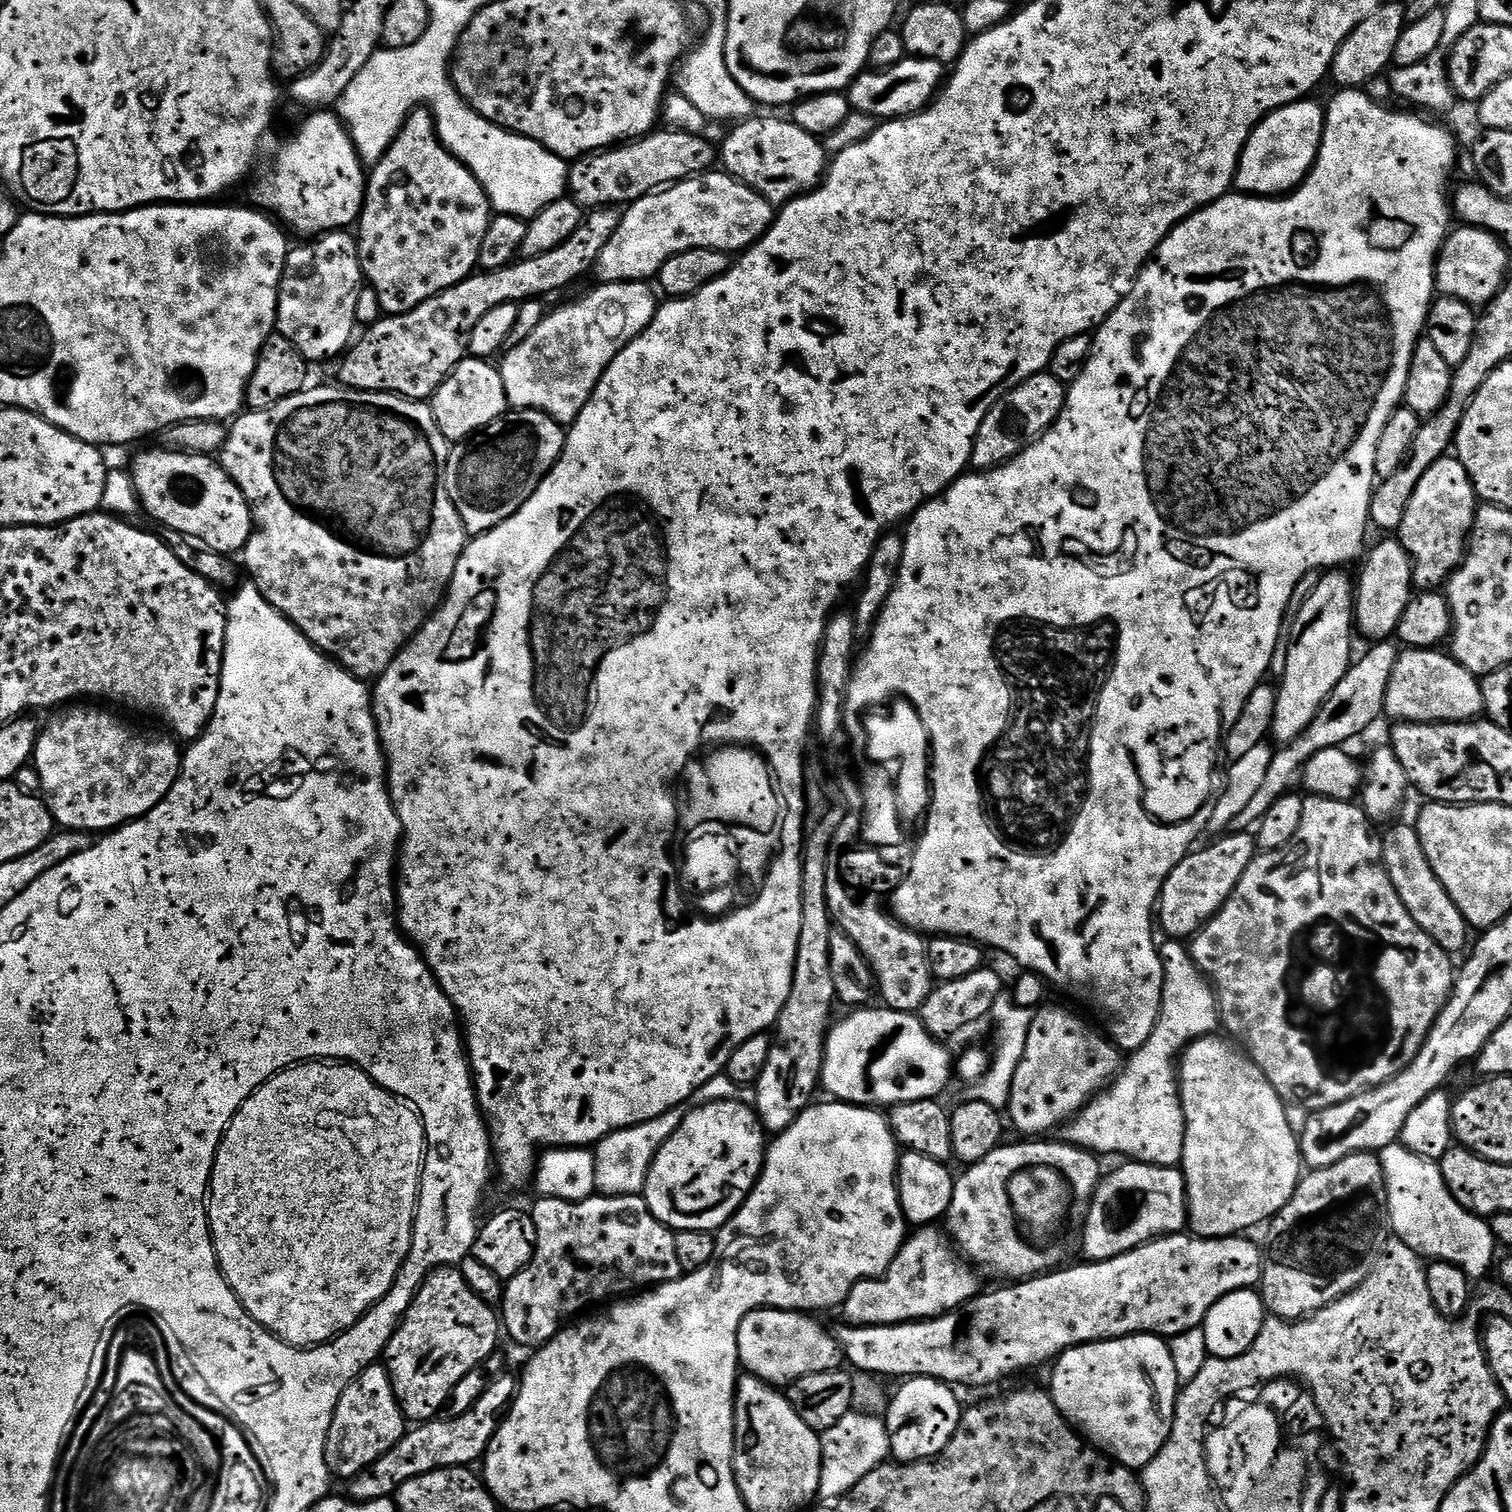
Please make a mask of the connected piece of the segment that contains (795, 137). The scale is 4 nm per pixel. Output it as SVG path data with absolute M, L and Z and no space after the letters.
M759 114L739 121L733 128L724 140L724 148L722 144L723 171L765 196L773 206L783 206L820 187L830 163L821 137L806 134L791 119L768 116L763 120Z

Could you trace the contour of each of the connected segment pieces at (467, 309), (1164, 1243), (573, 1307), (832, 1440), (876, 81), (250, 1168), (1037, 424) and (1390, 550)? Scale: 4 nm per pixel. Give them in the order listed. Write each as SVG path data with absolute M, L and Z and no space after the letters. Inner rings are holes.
M616 206L591 209L580 228L574 230L562 246L554 246L550 254L538 254L538 258L529 260L520 258L498 270L477 271L414 310L401 316L385 315L365 331L368 333L361 340L357 339L339 361L339 383L359 392L392 392L408 400L427 401L469 355L470 334L489 310L503 304L521 305L527 300L548 298L551 292L560 292L587 272L589 275L606 242L614 238L621 215L621 209Z
M1173 1234L1162 1236L1155 1240L1149 1240L1140 1248L1130 1250L1121 1256L1115 1256L1109 1260L1097 1260L1095 1262L1083 1262L1076 1264L1073 1268L1061 1267L1047 1274L1033 1276L1027 1280L1009 1283L1007 1286L1000 1286L997 1292L985 1291L978 1294L968 1303L954 1312L947 1312L944 1316L936 1316L933 1320L914 1320L910 1324L869 1324L867 1326L843 1326L835 1329L834 1335L840 1344L840 1351L843 1359L853 1364L851 1367L857 1373L869 1373L876 1378L881 1376L900 1376L899 1378L911 1378L913 1376L929 1376L935 1380L943 1380L945 1384L961 1386L965 1384L968 1388L984 1388L987 1384L996 1384L1015 1372L1024 1372L1027 1368L1036 1368L1039 1364L1047 1365L1055 1361L1061 1352L1067 1348L1076 1348L1080 1344L1091 1344L1098 1340L1118 1340L1121 1336L1139 1336L1141 1334L1155 1334L1161 1338L1171 1338L1182 1334L1191 1328L1199 1328L1204 1323L1207 1312L1219 1299L1232 1291L1244 1289L1255 1289L1259 1285L1261 1276L1264 1275L1264 1252L1252 1240L1244 1240L1243 1235L1217 1236L1205 1238L1195 1234Z
M593 1194L585 1200L563 1200L545 1196L537 1201L530 1208L534 1226L538 1230L534 1258L513 1280L503 1285L502 1328L507 1339L509 1336L514 1343L521 1344L527 1350L538 1349L549 1344L573 1317L596 1306L591 1304L596 1304L599 1300L608 1302L637 1290L648 1290L657 1284L668 1284L671 1280L680 1279L682 1273L678 1253L674 1251L673 1229L667 1228L662 1222L658 1222L658 1218L654 1218L654 1214L650 1214L643 1195Z
M850 1411L838 1426L830 1426L830 1430L822 1433L821 1440L821 1484L819 1495L824 1500L839 1500L870 1470L874 1470L879 1464L889 1459L890 1438L888 1437L888 1425L879 1415L869 1414L867 1411Z
M906 58L883 70L865 71L848 85L846 95L855 111L865 112L875 116L877 121L887 122L923 112L936 99L945 80L945 65L933 60Z
M352 1062L297 1064L279 1072L257 1092L250 1094L224 1132L216 1151L212 1182L208 1189L208 1229L212 1231L220 1273L249 1315L268 1332L279 1337L289 1335L289 1339L295 1339L297 1343L307 1343L312 1337L323 1339L324 1335L333 1334L337 1328L347 1327L356 1320L359 1312L376 1305L392 1289L398 1278L398 1270L402 1270L410 1254L427 1150L428 1141L424 1138L420 1113L399 1096L375 1084Z
M1045 370L1026 378L1014 390L1010 390L982 418L982 426L978 426L978 434L972 447L971 467L976 470L996 468L1017 456L1023 448L1033 444L1039 436L1049 428L1062 414L1066 386L1058 382L1052 373Z
M1384 538L1370 552L1371 548L1367 553L1368 561L1366 556L1359 565L1360 580L1358 576L1354 584L1354 628L1368 642L1384 642L1396 636L1398 622L1402 622L1402 614L1406 614L1406 606L1412 601L1412 559L1396 538Z

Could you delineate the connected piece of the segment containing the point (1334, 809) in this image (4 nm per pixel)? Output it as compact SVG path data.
M1308 796L1302 806L1302 823L1298 826L1294 838L1273 852L1260 852L1246 866L1246 874L1234 886L1230 898L1218 910L1216 917L1201 928L1190 940L1192 960L1200 967L1202 975L1207 976L1215 993L1216 1007L1220 1009L1220 1024L1229 1032L1227 1035L1248 1055L1266 1074L1270 1086L1278 1093L1281 1100L1295 1102L1298 1106L1312 1112L1321 1112L1324 1108L1338 1106L1338 1102L1346 1102L1359 1092L1385 1084L1390 1078L1402 1074L1410 1062L1422 1050L1434 1022L1440 1012L1448 1005L1452 996L1454 983L1453 957L1414 918L1410 918L1410 910L1402 906L1402 898L1398 898L1398 890L1390 882L1384 869L1381 837L1376 836L1373 821L1368 819L1359 803L1346 800L1331 800L1325 796Z

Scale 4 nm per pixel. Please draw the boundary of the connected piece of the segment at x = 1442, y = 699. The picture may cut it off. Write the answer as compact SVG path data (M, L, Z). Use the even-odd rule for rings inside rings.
M1405 647L1396 657L1384 699L1384 716L1407 724L1457 724L1484 712L1481 681L1444 650Z

